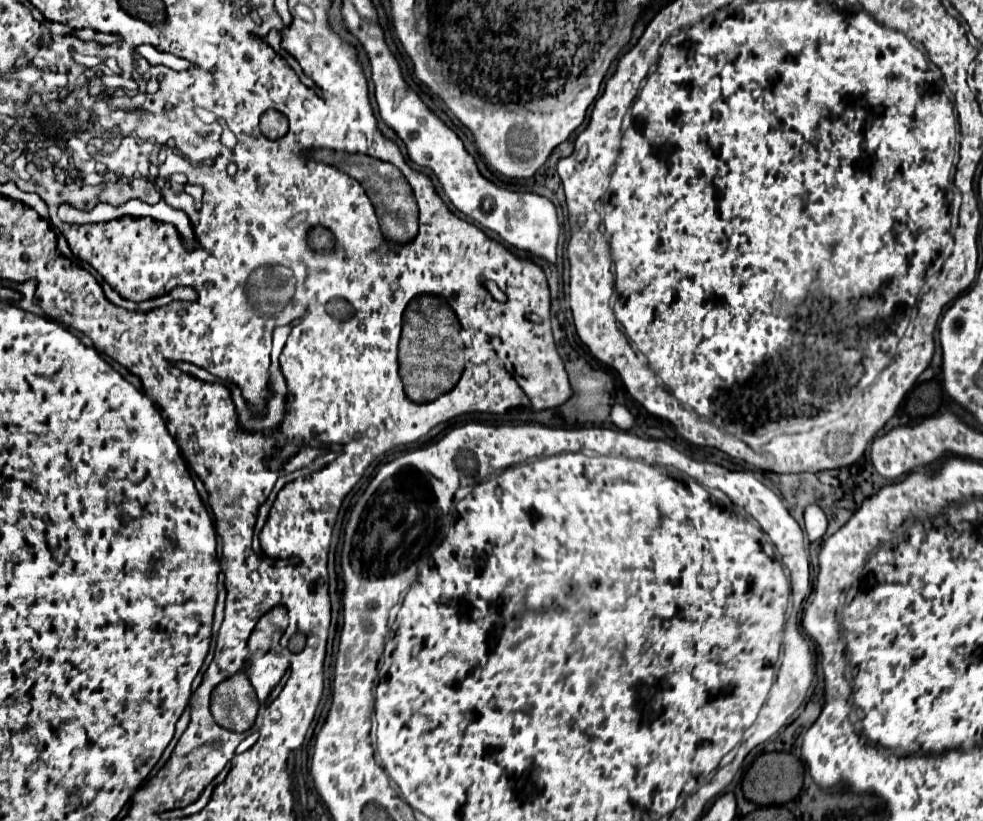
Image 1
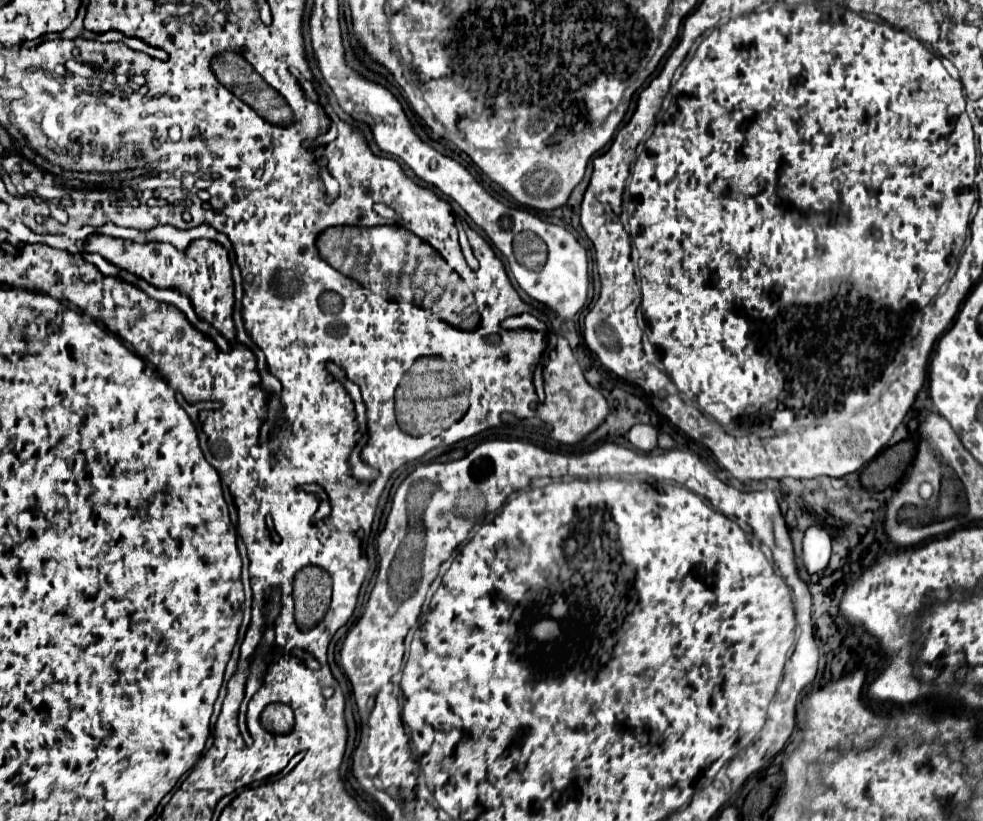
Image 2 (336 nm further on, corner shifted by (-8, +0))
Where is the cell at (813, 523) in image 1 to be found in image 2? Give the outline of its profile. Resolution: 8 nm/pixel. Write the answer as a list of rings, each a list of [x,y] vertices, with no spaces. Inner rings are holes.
[[[810,527],[804,535],[804,549],[802,549],[802,561],[808,571],[808,575],[814,575],[822,569],[826,569],[830,561],[830,533],[824,527]]]

